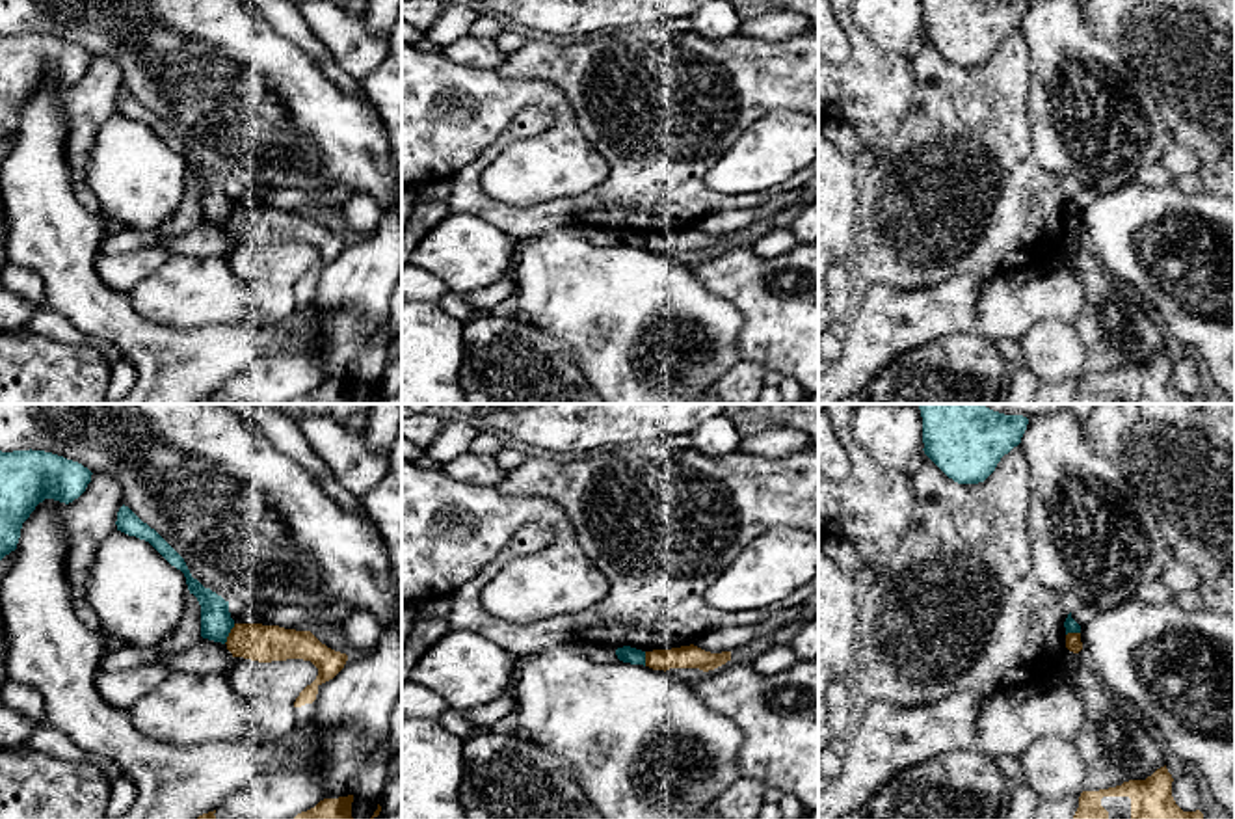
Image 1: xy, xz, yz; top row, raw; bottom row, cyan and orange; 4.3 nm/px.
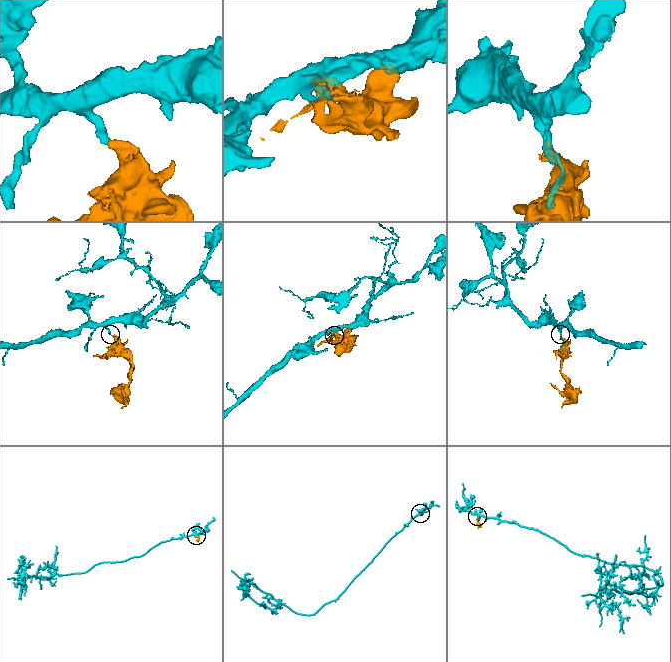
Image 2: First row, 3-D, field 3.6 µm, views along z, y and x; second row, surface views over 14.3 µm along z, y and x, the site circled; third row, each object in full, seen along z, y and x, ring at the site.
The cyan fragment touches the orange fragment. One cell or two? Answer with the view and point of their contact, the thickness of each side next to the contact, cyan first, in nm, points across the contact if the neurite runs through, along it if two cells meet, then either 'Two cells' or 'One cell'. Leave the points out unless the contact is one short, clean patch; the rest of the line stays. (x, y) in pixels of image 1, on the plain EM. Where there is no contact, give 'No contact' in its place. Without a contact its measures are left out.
Touches cyan at xy (229, 214). Thickness 140 nm (cyan) against 160 nm. Two cells

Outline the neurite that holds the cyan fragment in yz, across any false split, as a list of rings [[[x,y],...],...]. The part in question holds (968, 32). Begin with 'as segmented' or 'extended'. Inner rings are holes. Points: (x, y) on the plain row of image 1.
as segmented; [[[923,0],[923,34],[954,65],[978,67],[1021,26],[1027,7],[1027,0]]]

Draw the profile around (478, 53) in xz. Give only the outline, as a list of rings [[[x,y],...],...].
[[[465,35],[452,43],[450,47],[443,48],[443,52],[459,65],[469,65],[474,69],[500,69],[502,65],[510,63],[510,56],[504,54],[495,39]]]

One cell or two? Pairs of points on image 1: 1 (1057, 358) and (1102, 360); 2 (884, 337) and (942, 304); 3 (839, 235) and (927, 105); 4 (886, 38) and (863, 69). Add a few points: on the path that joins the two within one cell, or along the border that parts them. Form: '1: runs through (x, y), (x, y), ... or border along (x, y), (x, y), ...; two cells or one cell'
1: border along (1072, 322), (1085, 350), (1085, 373); two cells
2: runs through (899, 328), (906, 328), (917, 317), (927, 315); one cell
3: border along (860, 177), (854, 244); two cells
4: border along (850, 19), (880, 49), (903, 54); two cells

